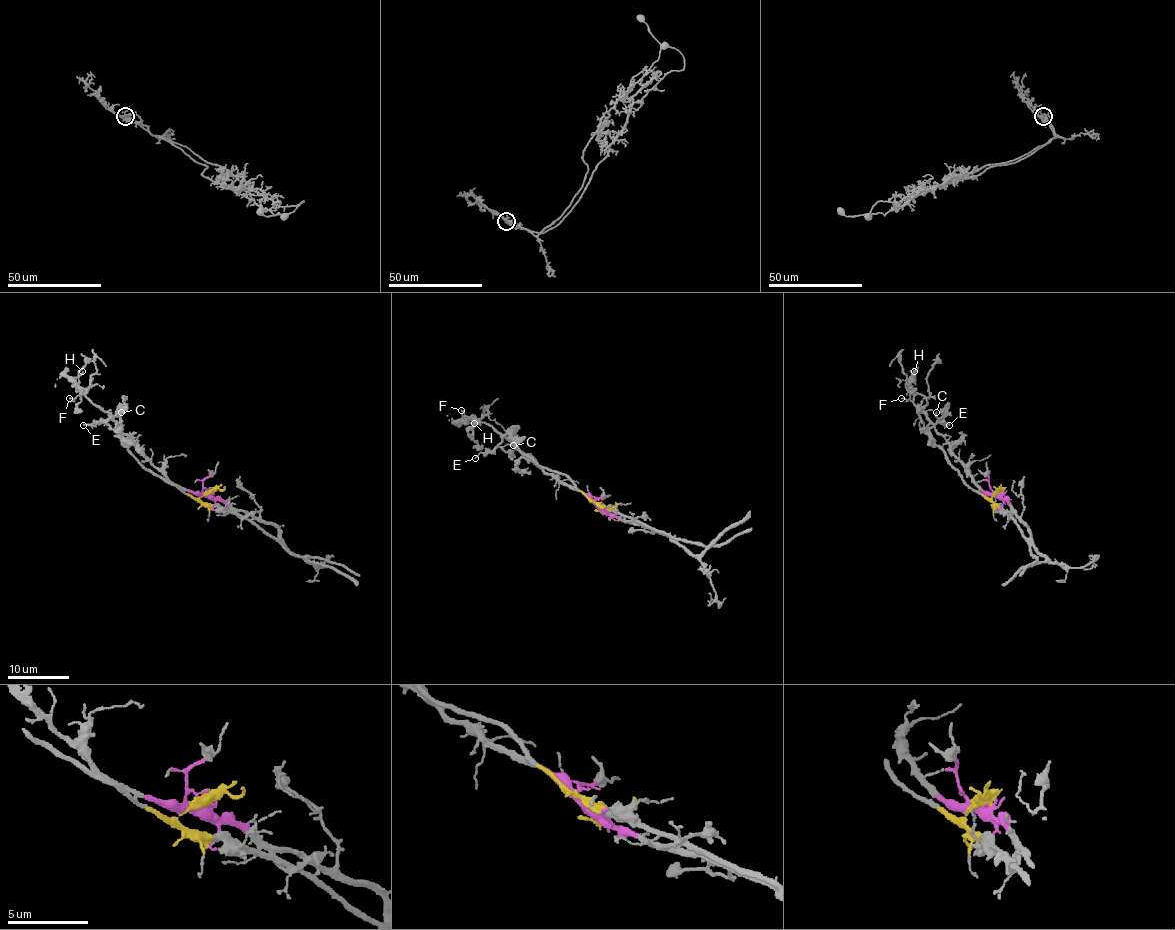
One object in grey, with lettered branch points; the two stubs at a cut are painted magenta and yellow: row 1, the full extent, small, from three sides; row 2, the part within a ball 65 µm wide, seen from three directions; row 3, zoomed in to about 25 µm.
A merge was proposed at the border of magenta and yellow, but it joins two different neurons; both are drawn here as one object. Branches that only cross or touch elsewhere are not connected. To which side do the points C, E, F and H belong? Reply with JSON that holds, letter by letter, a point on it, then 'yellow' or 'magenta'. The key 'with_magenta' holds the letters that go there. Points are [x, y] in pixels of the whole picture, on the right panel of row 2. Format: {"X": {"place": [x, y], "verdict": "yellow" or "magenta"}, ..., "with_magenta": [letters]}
{"C": {"place": [936, 412], "verdict": "yellow"}, "E": {"place": [949, 425], "verdict": "yellow"}, "F": {"place": [901, 398], "verdict": "magenta"}, "H": {"place": [914, 371], "verdict": "magenta"}, "with_magenta": ["F", "H"]}

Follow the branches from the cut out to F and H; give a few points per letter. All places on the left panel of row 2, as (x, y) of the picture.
F: (206, 494), (193, 494), (173, 484), (136, 443), (82, 394), (69, 399)
H: (206, 494), (193, 494), (173, 484), (118, 423), (78, 386), (75, 380), (82, 371)

